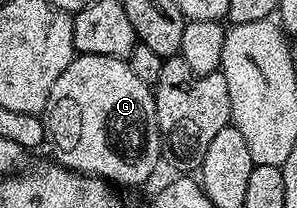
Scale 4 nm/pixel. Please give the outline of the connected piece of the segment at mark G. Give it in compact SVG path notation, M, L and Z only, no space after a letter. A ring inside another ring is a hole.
M79 54L57 76L53 92L42 112L43 127L47 130L49 146L54 161L67 170L76 170L78 174L91 174L94 178L103 178L116 187L139 186L151 178L151 173L161 166L159 148L159 129L155 111L155 95L152 87L141 84L141 79L129 68L127 61L113 56L93 56Z

